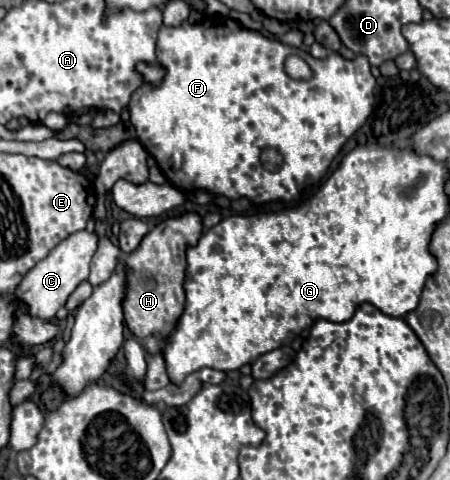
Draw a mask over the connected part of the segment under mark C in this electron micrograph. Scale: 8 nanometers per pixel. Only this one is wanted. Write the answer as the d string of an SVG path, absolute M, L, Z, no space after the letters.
M76 231L70 237L66 237L62 243L58 243L46 259L42 259L32 271L26 273L20 287L16 289L16 297L20 297L28 307L30 313L42 319L54 319L56 311L66 303L70 293L88 279L90 271L90 259L98 249L98 235L94 231Z

